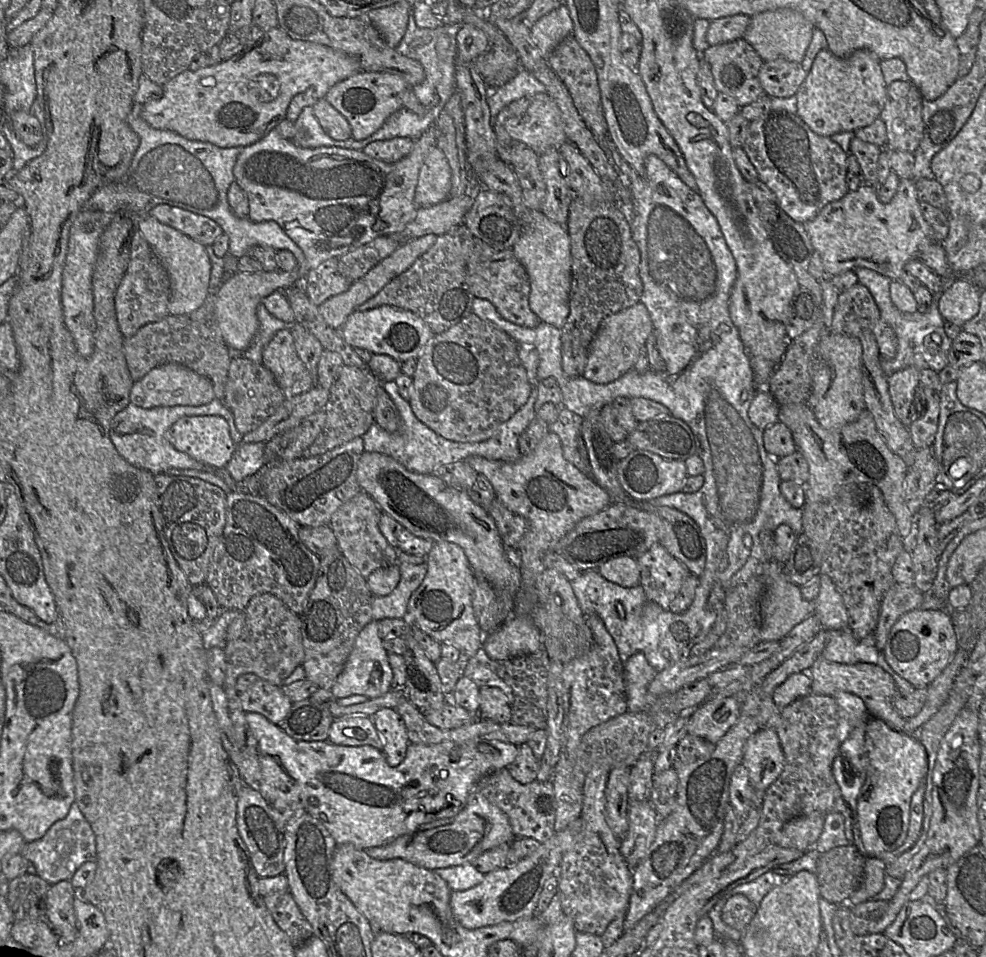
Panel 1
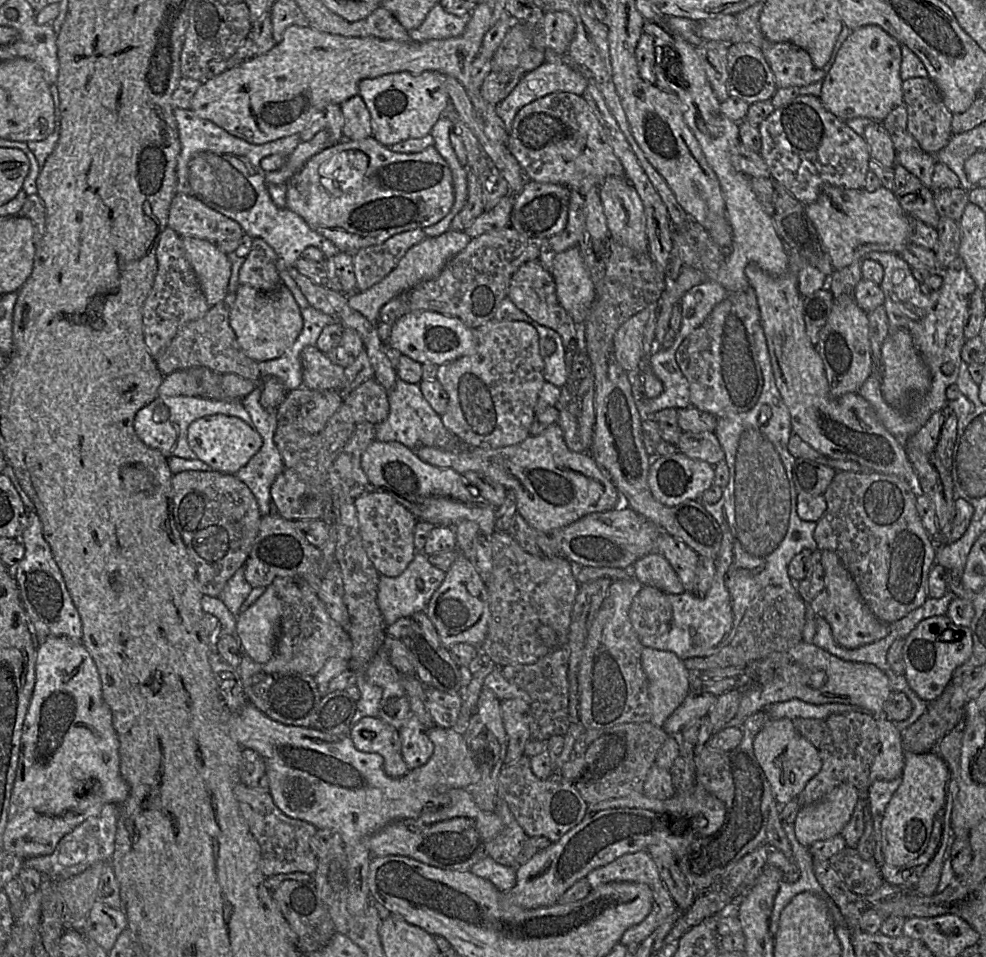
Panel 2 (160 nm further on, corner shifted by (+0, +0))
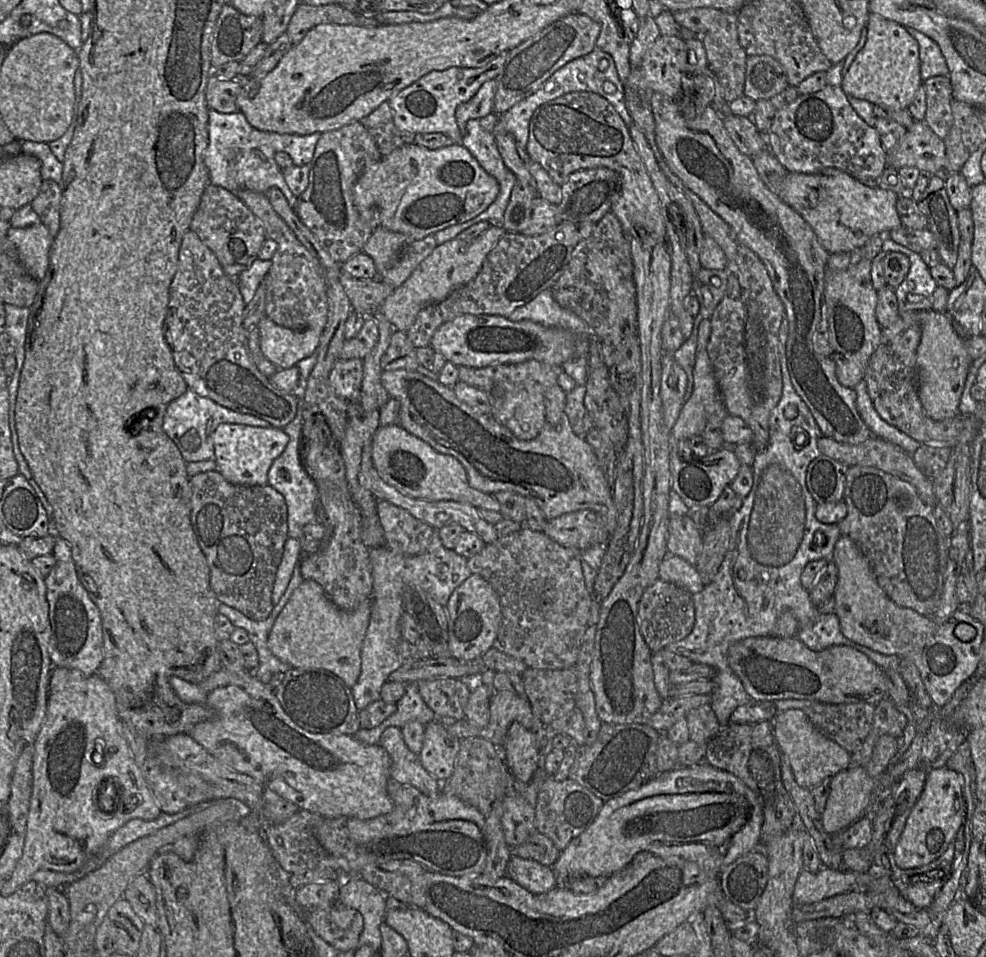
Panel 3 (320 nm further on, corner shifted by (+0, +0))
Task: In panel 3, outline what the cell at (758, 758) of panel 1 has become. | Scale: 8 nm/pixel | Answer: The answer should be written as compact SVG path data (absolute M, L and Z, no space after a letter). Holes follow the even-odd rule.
M801 709L779 711L772 720L773 736L783 757L790 765L796 783L813 788L825 779L850 767L850 752L815 729Z

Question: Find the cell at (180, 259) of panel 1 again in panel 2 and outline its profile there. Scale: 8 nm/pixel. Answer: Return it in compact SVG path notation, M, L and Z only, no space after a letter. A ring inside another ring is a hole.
M183 237L183 245L208 305L224 301L232 269L228 256L204 239Z

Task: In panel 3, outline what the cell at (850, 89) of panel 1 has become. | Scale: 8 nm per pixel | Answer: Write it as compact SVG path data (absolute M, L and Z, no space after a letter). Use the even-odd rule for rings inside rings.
M870 14L867 39L844 74L840 87L848 97L866 100L874 106L907 109L923 83L919 46L905 26L877 14Z

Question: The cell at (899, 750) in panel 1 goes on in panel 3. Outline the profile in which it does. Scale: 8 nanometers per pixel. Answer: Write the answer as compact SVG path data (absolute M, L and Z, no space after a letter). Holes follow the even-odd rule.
M948 766L929 770L924 789L907 813L903 831L894 850L894 860L901 869L920 868L941 857L953 845L958 832L967 821L967 804L963 791L965 782Z

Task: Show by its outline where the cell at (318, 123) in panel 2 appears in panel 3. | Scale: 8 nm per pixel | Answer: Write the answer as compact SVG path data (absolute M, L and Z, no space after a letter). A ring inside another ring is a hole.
M359 122L347 124L341 128L321 133L316 144L309 168L307 187L294 203L295 210L302 223L314 234L333 260L342 264L352 256L363 251L373 232L378 228L373 211L359 211L353 200L354 183L367 163L383 158L378 145L370 135L369 129Z

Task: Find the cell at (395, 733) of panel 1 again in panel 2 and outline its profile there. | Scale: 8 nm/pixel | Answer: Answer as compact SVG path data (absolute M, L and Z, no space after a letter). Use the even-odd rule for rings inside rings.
M410 714L398 729L401 753L407 767L412 770L427 763L434 751L434 745L427 736L427 730L416 715Z

